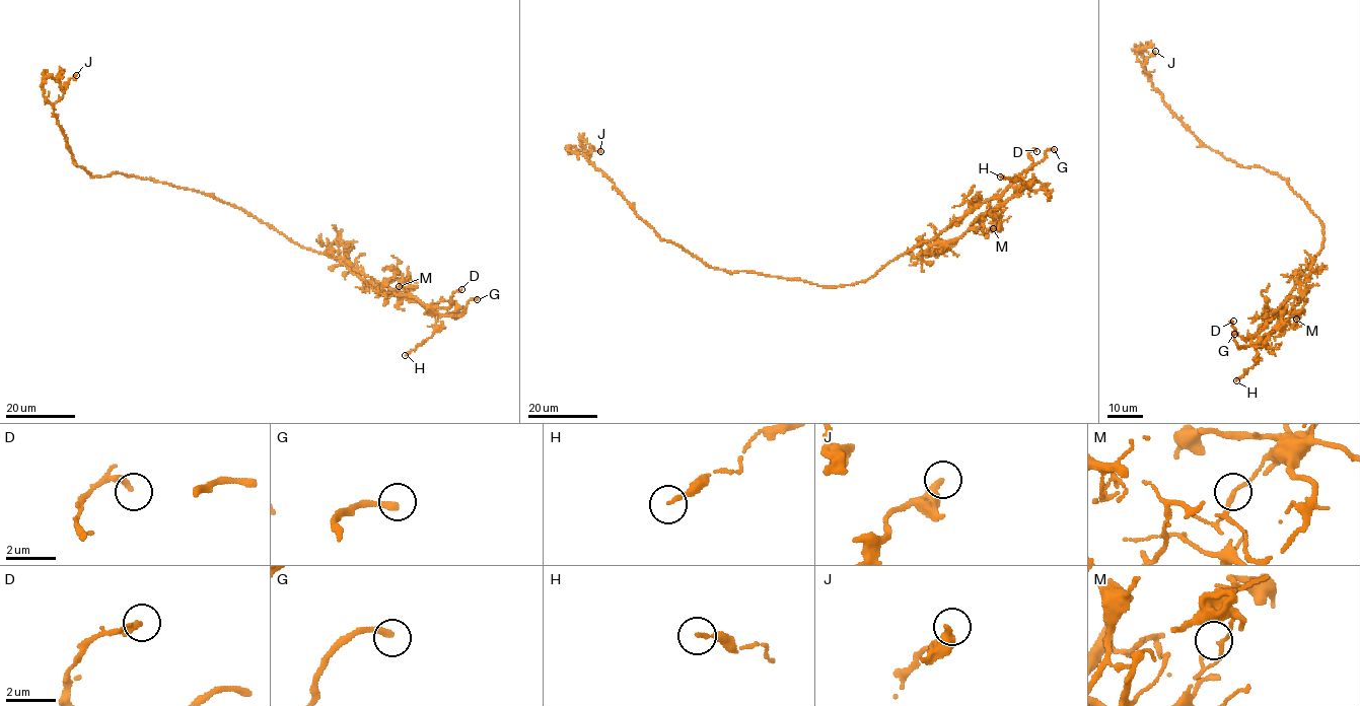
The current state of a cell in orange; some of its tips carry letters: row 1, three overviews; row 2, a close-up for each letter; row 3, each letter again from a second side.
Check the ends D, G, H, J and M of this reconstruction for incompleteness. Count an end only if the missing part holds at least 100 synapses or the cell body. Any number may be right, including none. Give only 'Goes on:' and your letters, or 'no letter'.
Goes on: G

